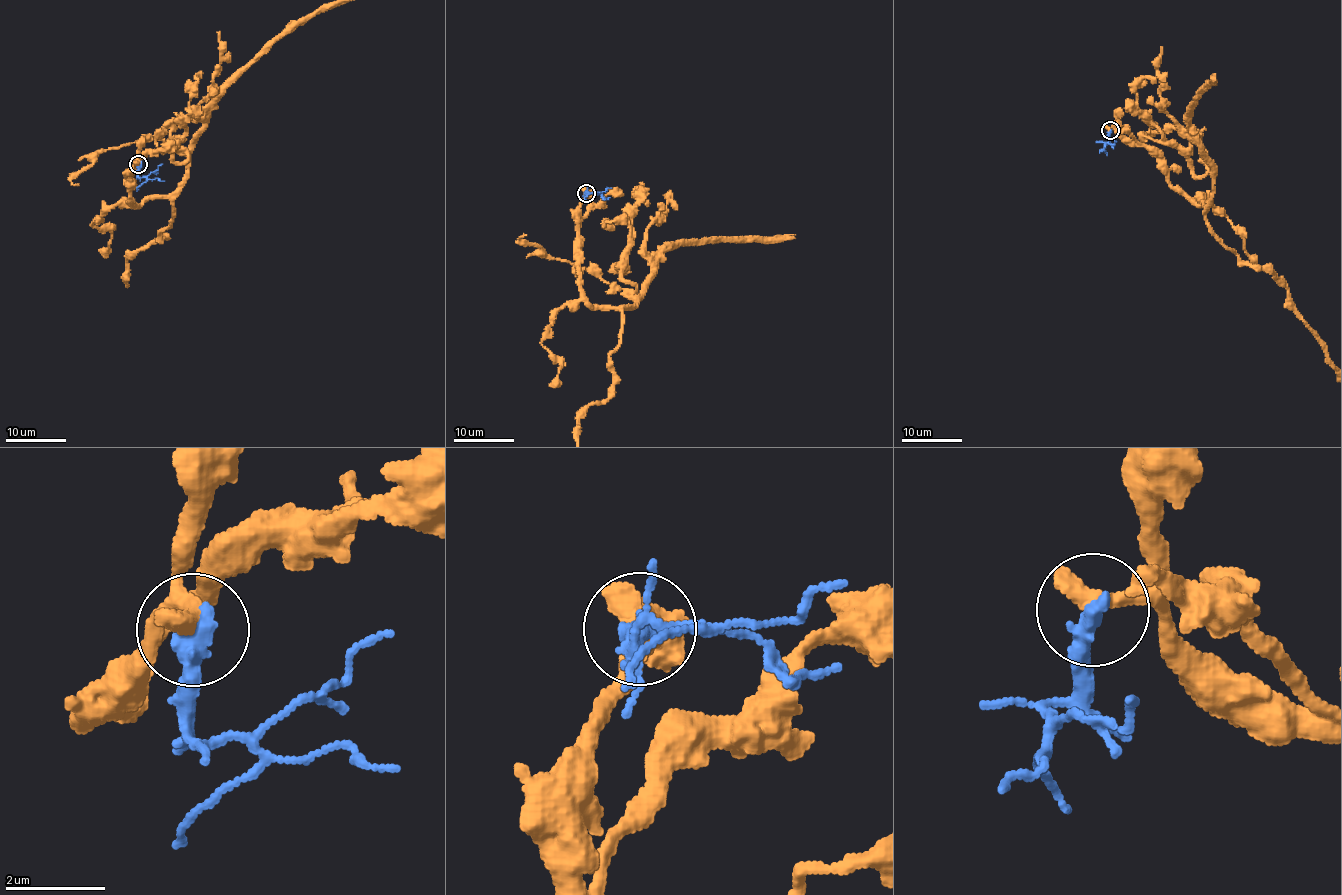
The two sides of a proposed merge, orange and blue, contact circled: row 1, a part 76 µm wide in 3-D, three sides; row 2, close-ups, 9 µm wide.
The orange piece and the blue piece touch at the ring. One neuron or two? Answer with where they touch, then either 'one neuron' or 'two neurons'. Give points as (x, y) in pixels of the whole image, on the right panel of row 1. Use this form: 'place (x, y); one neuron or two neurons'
place (1110, 130); two neurons

